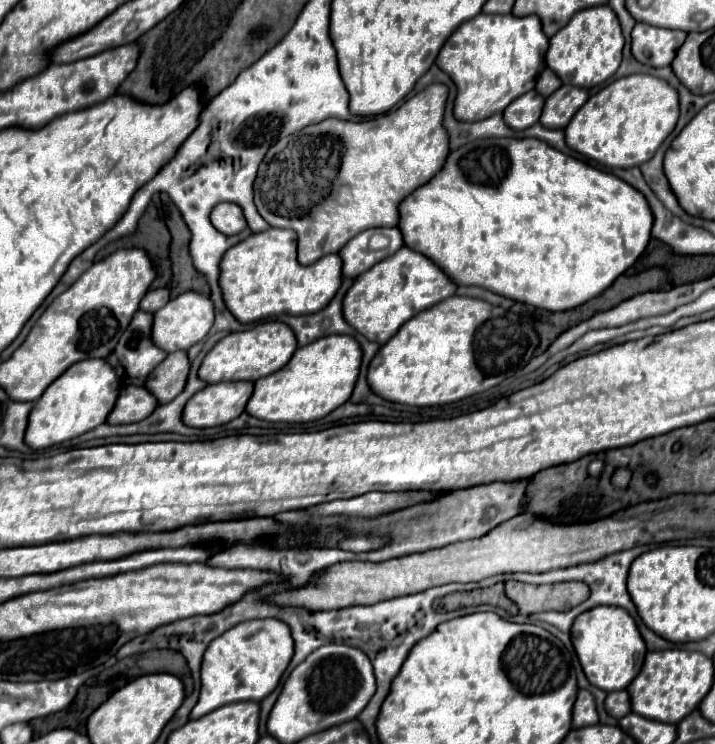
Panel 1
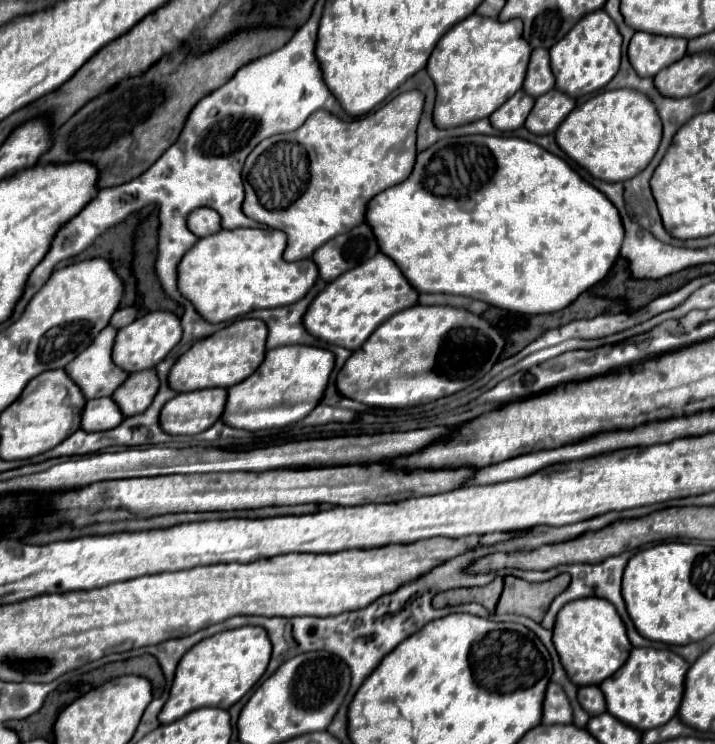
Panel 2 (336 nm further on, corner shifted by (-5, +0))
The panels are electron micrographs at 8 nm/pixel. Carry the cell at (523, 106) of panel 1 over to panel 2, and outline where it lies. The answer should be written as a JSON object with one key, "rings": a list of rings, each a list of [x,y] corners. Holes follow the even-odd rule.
{"rings":[[[519,90],[499,110],[495,110],[489,120],[493,128],[501,132],[513,132],[525,124],[531,110],[533,110],[533,96],[529,96],[525,90]]]}

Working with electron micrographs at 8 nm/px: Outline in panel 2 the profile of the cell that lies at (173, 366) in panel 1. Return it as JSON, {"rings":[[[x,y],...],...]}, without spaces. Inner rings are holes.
{"rings":[[[157,370],[149,372],[133,372],[113,394],[113,400],[119,404],[123,416],[135,416],[137,412],[145,412],[157,396],[159,376]]]}

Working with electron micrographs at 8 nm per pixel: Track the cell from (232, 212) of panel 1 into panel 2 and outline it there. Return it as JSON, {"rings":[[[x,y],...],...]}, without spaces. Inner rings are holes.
{"rings":[[[199,208],[199,210],[193,210],[187,218],[187,226],[189,230],[199,236],[199,238],[205,238],[205,236],[211,236],[211,234],[217,234],[221,230],[221,216],[217,210],[211,210],[211,208]]]}

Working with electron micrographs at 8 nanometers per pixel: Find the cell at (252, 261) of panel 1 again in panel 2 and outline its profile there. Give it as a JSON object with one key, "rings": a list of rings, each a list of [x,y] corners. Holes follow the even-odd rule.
{"rings":[[[271,228],[221,230],[217,236],[199,238],[179,264],[179,290],[213,324],[233,322],[259,308],[295,304],[315,286],[319,268],[313,260],[285,262],[285,244],[285,232]]]}

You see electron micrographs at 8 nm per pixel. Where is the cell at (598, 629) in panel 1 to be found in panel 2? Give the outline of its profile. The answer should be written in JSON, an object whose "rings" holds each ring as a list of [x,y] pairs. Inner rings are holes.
{"rings":[[[581,598],[565,604],[557,614],[553,642],[557,646],[569,680],[583,680],[579,682],[579,686],[601,684],[605,678],[613,676],[613,672],[617,672],[625,664],[633,650],[627,636],[627,628],[623,620],[617,616],[613,604],[597,598]]]}

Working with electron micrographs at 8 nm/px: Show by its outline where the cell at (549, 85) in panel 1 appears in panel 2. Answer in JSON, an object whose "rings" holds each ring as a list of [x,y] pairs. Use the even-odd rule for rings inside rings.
{"rings":[[[535,48],[531,54],[531,62],[527,68],[523,90],[529,96],[537,98],[537,96],[549,92],[551,88],[555,88],[555,76],[549,66],[549,52],[545,48]]]}

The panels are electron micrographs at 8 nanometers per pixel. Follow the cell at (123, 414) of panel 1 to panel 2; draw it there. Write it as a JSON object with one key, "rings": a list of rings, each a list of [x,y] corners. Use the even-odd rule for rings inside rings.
{"rings":[[[111,396],[109,398],[97,398],[97,400],[89,400],[85,404],[81,428],[85,428],[87,432],[109,430],[109,428],[115,428],[117,424],[121,424],[121,420],[123,418],[121,418],[119,406]]]}

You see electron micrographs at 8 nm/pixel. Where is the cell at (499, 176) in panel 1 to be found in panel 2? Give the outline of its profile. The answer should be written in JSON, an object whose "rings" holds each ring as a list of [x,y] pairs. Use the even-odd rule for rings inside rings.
{"rings":[[[459,136],[459,138],[439,140],[431,148],[419,152],[415,168],[405,182],[387,188],[369,202],[367,222],[371,224],[375,236],[379,238],[381,252],[393,256],[393,262],[397,262],[405,278],[419,292],[463,294],[519,314],[549,314],[567,308],[573,300],[579,298],[579,294],[583,294],[585,290],[589,290],[609,274],[609,270],[615,266],[619,258],[621,244],[625,240],[621,216],[617,208],[613,208],[613,204],[605,200],[603,192],[597,192],[589,182],[585,182],[563,158],[517,136]]]}

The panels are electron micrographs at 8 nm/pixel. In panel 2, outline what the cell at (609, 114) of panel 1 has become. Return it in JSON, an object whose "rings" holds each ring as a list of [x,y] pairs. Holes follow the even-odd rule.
{"rings":[[[609,90],[601,92],[593,98],[589,98],[585,104],[577,106],[557,128],[555,132],[559,148],[575,160],[581,168],[585,168],[595,178],[607,180],[607,182],[625,182],[637,176],[641,170],[647,168],[647,164],[653,160],[659,142],[661,142],[661,120],[657,120],[657,108],[653,108],[651,100],[647,96],[641,96],[633,90]]]}

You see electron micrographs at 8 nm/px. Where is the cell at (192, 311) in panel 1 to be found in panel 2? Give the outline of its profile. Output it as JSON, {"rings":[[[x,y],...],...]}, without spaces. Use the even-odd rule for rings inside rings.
{"rings":[[[147,312],[117,332],[115,346],[113,346],[113,362],[127,372],[155,368],[181,342],[181,338],[183,338],[183,326],[181,326],[181,318],[177,314]]]}

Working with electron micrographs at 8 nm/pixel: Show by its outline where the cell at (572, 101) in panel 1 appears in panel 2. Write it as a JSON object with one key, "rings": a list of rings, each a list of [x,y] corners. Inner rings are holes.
{"rings":[[[553,88],[535,100],[535,106],[525,120],[525,128],[533,134],[551,134],[573,108],[575,100]]]}

